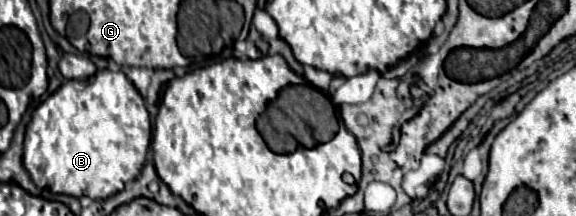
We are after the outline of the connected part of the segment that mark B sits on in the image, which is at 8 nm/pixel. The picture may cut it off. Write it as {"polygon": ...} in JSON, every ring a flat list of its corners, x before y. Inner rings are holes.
{"polygon":[[98,70,88,80,66,80,56,90,56,94,52,94,34,110,30,126,26,128,24,168,41,190,52,190,54,194,70,194,76,198,88,196,92,200,108,198,124,190,124,186,140,174,151,141,151,118,134,84,128,82,122,72]]}

